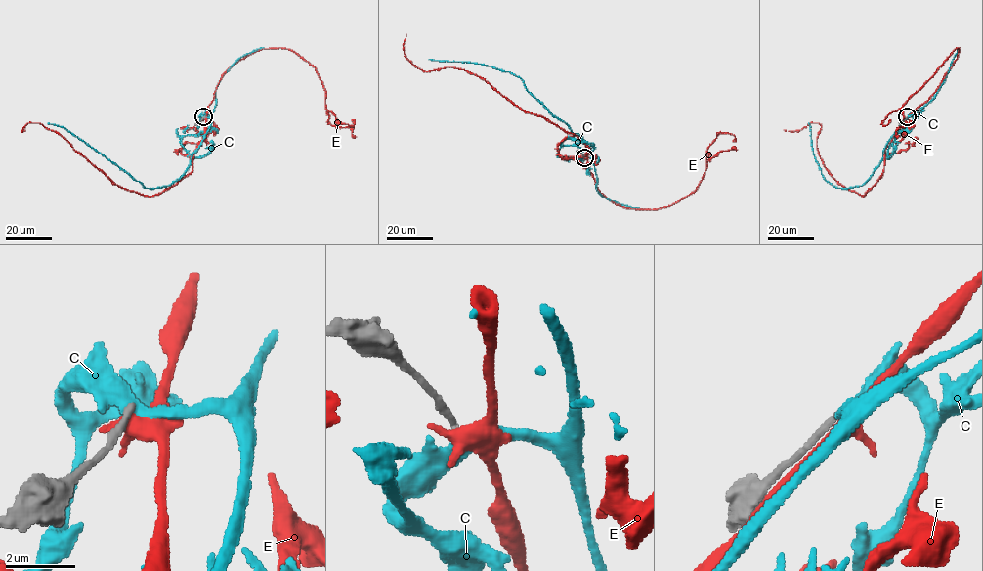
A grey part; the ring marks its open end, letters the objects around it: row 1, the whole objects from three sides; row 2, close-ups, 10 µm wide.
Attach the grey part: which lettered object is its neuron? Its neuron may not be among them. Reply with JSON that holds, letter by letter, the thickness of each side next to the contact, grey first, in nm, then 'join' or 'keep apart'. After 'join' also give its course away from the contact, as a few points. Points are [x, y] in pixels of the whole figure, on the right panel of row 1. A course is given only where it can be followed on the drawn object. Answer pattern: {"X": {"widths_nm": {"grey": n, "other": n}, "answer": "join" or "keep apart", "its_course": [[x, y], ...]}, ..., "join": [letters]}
{"C": {"widths_nm": {"grey": 170, "other": 360}, "answer": "keep apart"}, "E": {"widths_nm": {"grey": 200, "other": 440}, "answer": "keep apart"}, "join": []}

